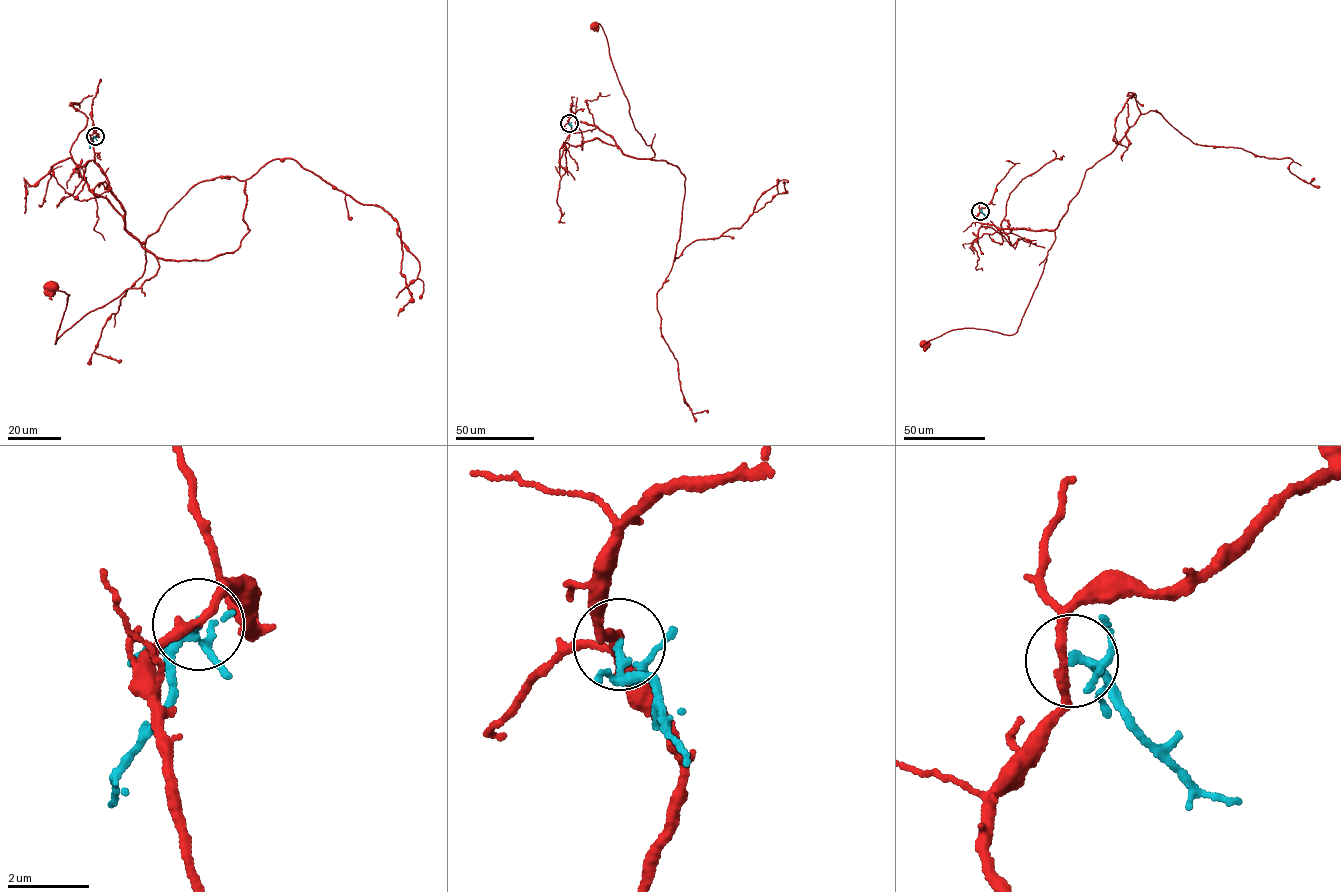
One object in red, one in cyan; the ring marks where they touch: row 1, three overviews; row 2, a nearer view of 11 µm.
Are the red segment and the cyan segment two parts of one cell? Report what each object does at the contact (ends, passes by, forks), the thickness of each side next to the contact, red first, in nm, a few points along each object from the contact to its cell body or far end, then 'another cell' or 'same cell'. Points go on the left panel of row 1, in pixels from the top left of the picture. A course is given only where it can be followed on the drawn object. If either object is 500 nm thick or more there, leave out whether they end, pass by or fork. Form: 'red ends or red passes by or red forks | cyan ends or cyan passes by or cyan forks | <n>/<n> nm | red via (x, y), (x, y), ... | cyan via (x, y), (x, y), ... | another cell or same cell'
red passes by | cyan forks | 220/130 nm | red via (95, 136), (95, 163), (119, 200), (126, 230), (159, 268), (55, 344), (70, 295), (51, 285) | cyan via (95, 136), (89, 148) | another cell

